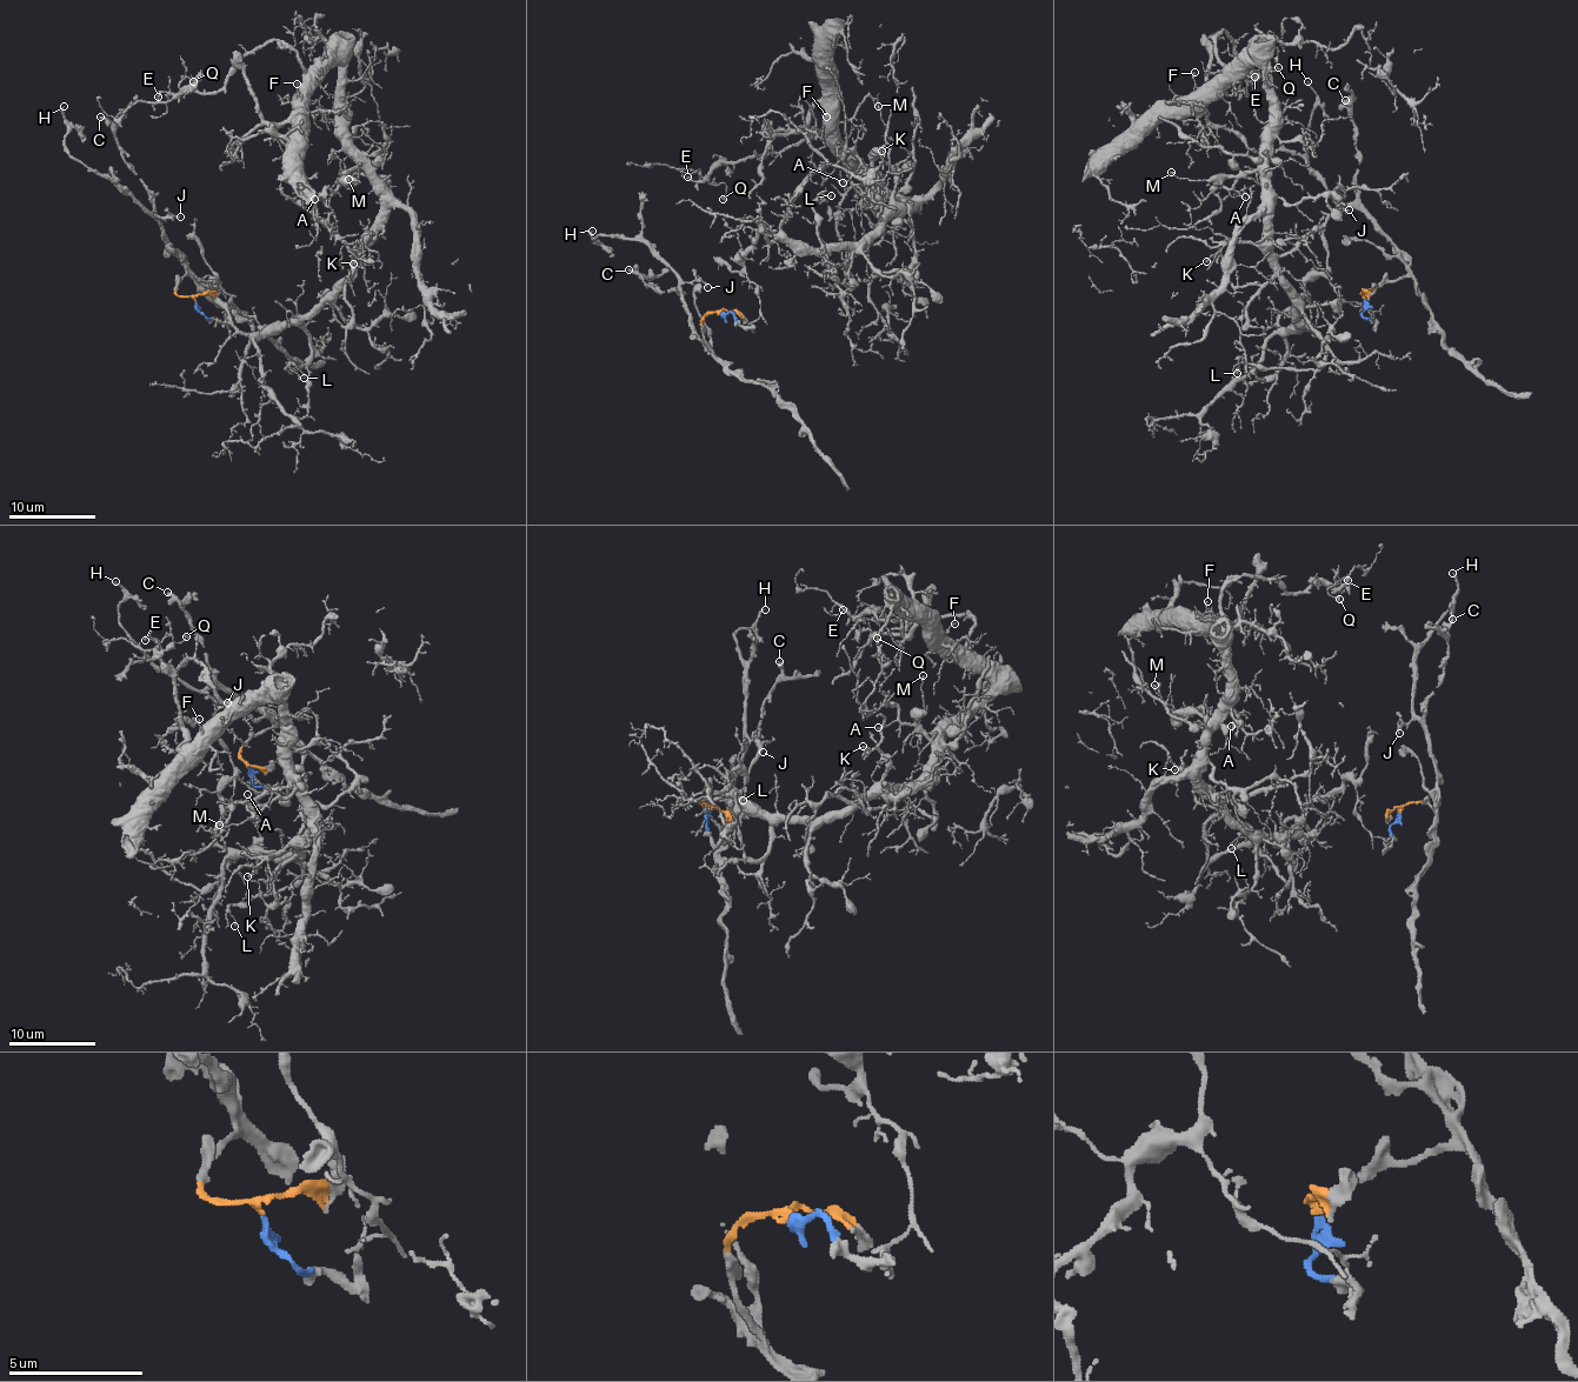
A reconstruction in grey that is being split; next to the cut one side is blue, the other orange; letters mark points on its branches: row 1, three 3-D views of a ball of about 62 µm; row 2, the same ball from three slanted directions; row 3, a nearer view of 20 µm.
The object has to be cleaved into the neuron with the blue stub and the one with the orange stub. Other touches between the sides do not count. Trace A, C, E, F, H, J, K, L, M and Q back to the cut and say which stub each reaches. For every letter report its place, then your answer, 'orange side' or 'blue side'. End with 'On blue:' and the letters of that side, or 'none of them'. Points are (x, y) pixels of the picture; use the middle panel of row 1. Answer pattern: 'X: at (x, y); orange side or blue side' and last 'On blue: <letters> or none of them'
A: at (843, 182); blue side
C: at (628, 269); orange side
E: at (687, 177); blue side
F: at (826, 117); blue side
H: at (592, 231); orange side
J: at (707, 287); orange side
K: at (881, 151); blue side
L: at (831, 195); blue side
M: at (878, 106); blue side
Q: at (723, 199); blue side
On blue: A, E, F, K, L, M, Q

